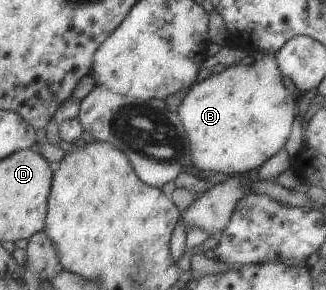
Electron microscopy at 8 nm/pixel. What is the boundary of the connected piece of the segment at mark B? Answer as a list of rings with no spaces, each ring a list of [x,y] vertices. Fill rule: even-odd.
[[[275,55],[249,65],[232,65],[219,73],[192,84],[179,104],[177,113],[189,142],[189,158],[192,167],[220,174],[242,174],[258,169],[263,162],[275,155],[290,134],[290,126],[296,114],[294,98],[282,85],[282,74],[278,70]]]

